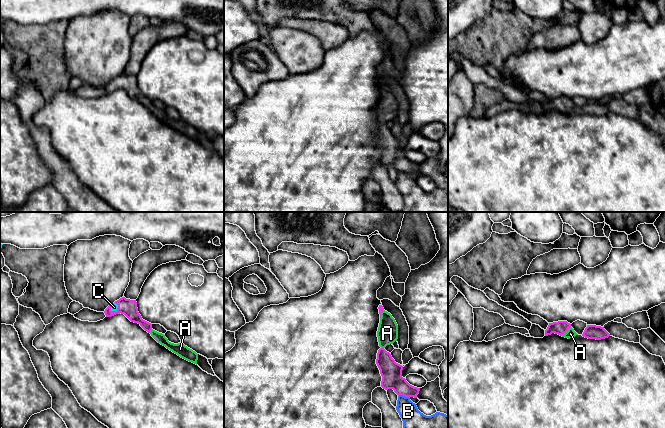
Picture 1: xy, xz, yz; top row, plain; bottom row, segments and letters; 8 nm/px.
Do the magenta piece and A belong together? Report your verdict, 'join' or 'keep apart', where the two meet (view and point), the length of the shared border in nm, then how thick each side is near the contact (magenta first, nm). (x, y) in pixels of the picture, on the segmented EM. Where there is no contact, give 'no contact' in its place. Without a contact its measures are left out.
join | yz (566, 331) | 110 nm | 110/70 nm

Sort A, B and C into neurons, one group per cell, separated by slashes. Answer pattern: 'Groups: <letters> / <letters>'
Groups: A C / B

